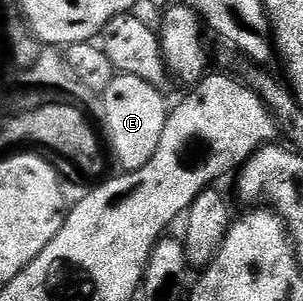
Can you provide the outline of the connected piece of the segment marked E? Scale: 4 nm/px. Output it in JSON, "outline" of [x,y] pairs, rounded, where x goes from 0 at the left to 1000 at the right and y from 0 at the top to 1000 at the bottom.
{"outline":[[[399,243],[380,246],[370,282],[333,306],[337,395],[350,405],[347,458],[406,571],[455,568],[502,535],[502,508],[515,508],[515,482],[528,482],[528,442],[541,442],[554,379],[554,342],[548,355],[548,329],[535,316],[545,312],[488,269]]]}

